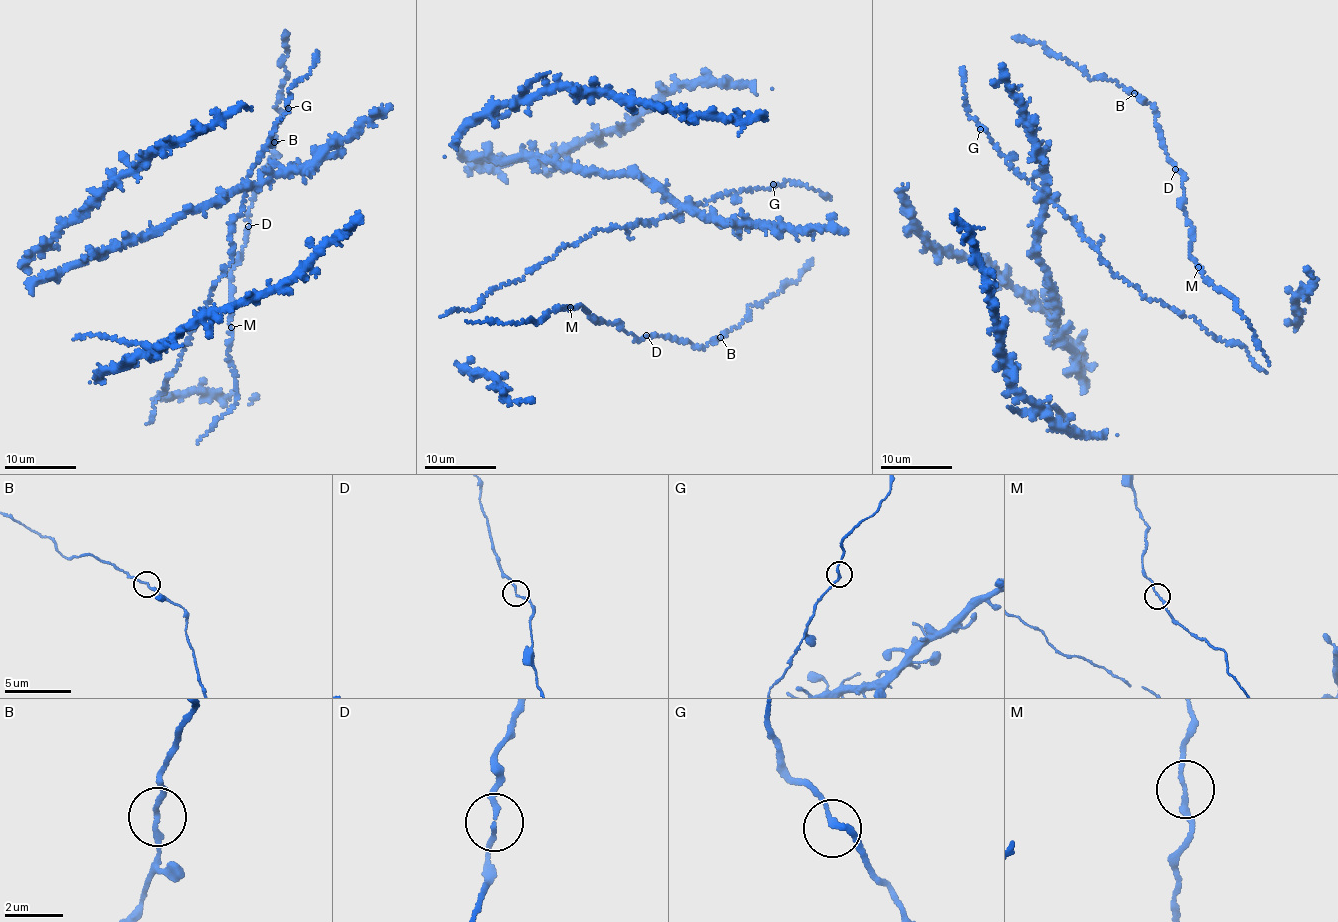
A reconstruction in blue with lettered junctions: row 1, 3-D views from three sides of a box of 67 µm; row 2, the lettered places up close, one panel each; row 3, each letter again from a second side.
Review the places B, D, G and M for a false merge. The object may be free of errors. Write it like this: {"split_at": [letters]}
{"split_at": []}

